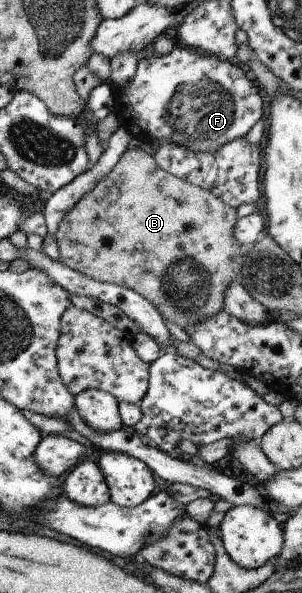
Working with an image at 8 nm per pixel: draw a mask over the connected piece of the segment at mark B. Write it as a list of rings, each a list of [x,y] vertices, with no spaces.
[[[140,147],[130,148],[122,155],[118,164],[110,171],[105,179],[102,179],[98,184],[89,192],[86,193],[64,216],[59,223],[58,230],[55,232],[55,239],[60,253],[59,258],[68,268],[82,273],[88,278],[94,279],[101,283],[118,283],[119,285],[127,286],[133,291],[136,291],[140,296],[149,300],[154,306],[157,307],[159,313],[164,319],[171,320],[182,328],[182,333],[189,329],[192,325],[197,325],[202,317],[209,317],[215,315],[225,308],[223,298],[225,297],[225,290],[227,286],[236,278],[240,278],[236,266],[232,264],[232,260],[239,262],[241,265],[242,260],[245,258],[246,249],[239,244],[234,238],[233,228],[238,220],[237,209],[229,207],[222,199],[214,196],[209,190],[202,187],[193,185],[186,182],[181,178],[176,178],[173,174],[162,170],[154,160],[154,157],[140,149]]]

